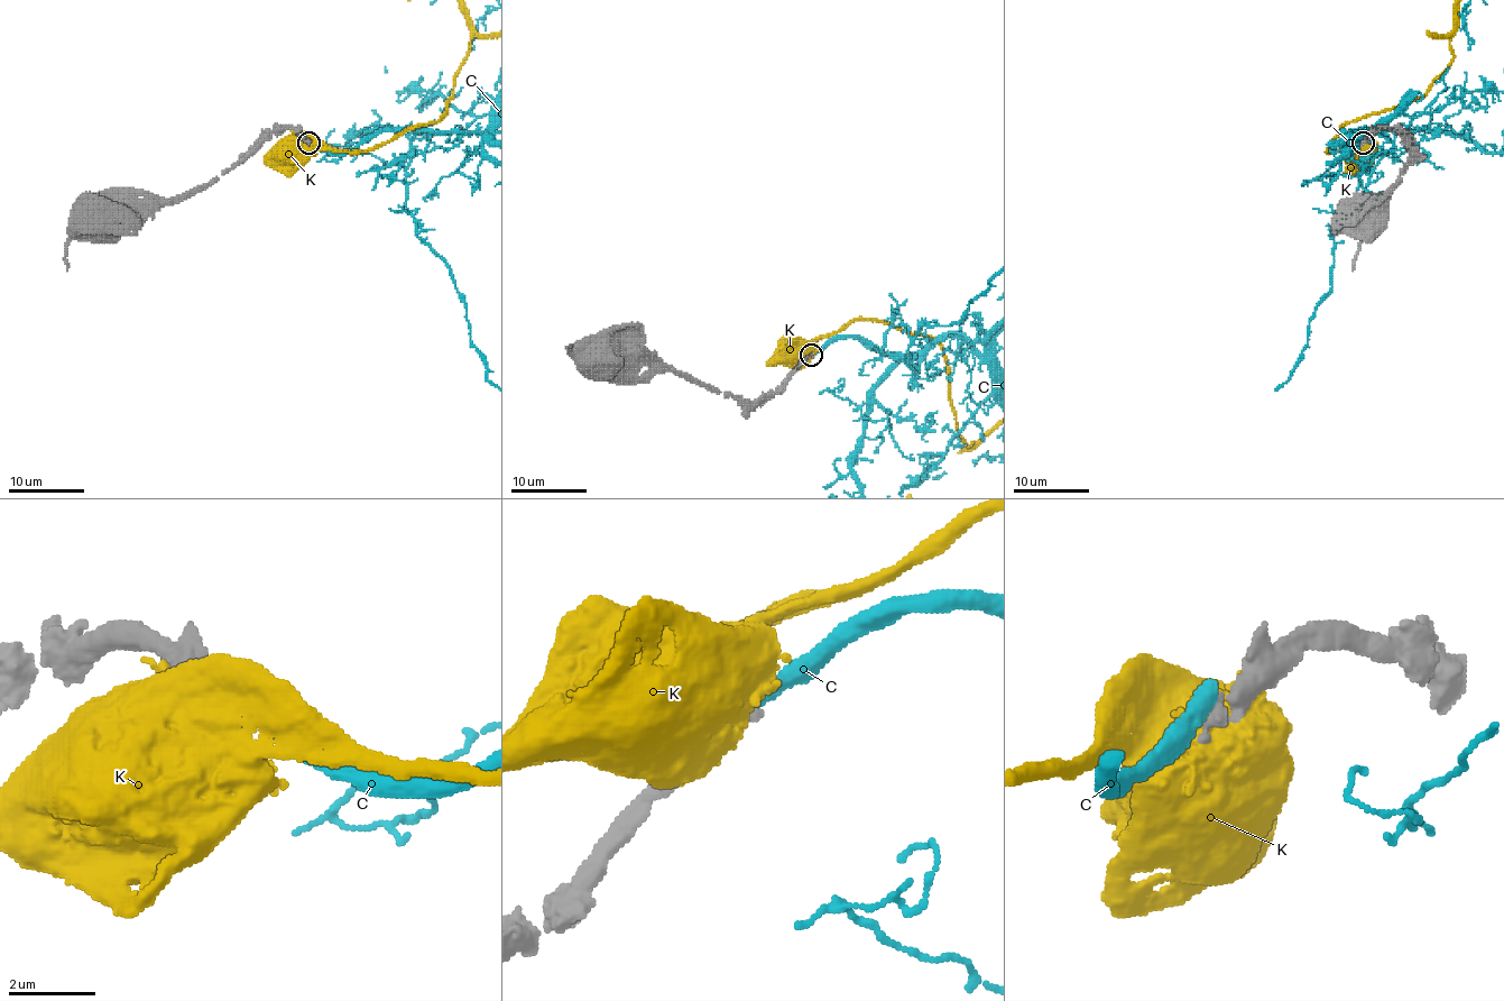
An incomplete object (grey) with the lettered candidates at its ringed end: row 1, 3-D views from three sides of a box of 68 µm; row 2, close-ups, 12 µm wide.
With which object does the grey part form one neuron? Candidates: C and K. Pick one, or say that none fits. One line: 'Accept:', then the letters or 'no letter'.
Accept: no letter

